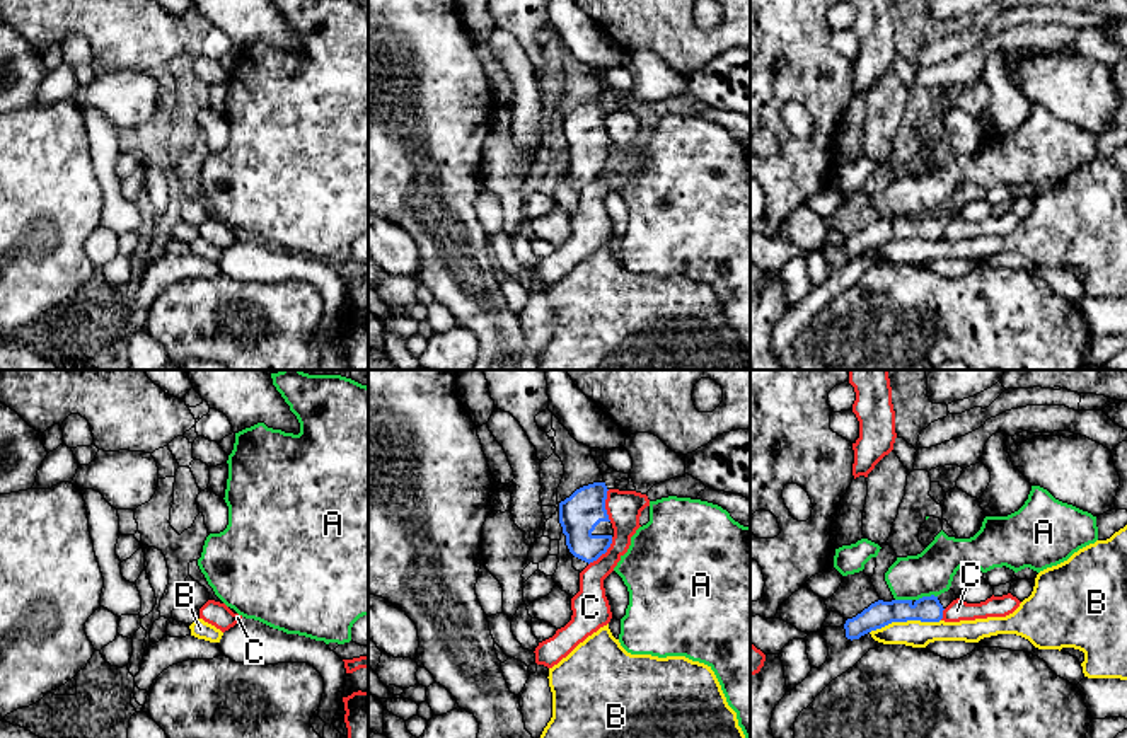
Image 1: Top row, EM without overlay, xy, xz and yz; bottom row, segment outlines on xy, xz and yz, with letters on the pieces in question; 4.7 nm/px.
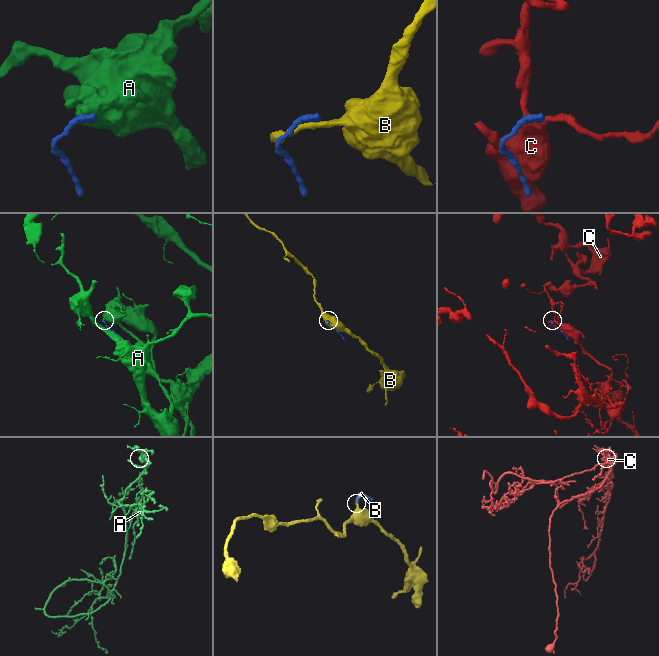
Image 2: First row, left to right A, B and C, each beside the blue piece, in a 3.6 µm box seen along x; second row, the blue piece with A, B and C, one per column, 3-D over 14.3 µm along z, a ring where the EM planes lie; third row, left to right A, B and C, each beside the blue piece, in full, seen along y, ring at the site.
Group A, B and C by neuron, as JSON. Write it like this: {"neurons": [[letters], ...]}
{"neurons": [["A"], ["B"], ["C"]]}

